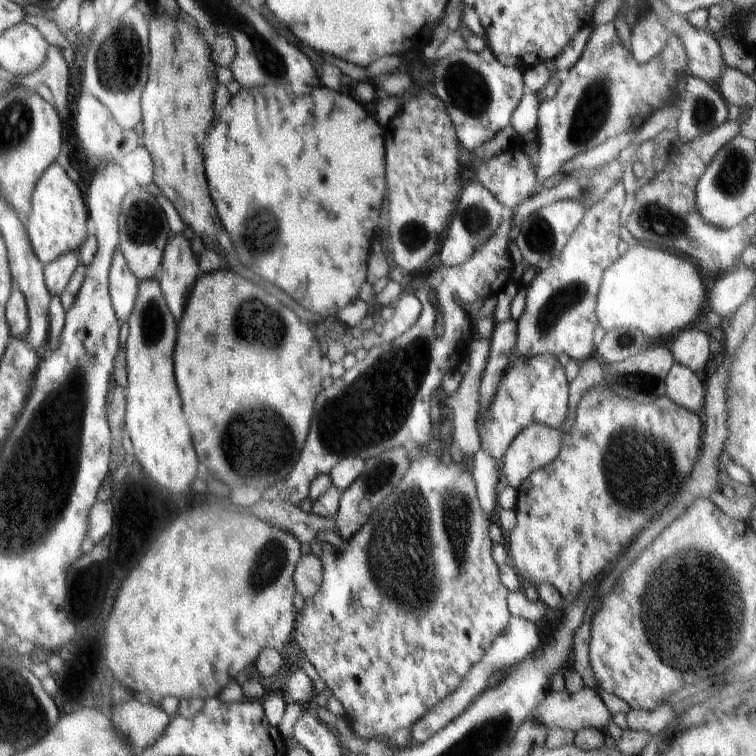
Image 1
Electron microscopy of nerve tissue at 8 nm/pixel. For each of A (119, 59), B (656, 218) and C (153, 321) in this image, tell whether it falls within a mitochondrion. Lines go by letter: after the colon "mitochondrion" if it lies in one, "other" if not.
A: mitochondrion
B: mitochondrion
C: mitochondrion

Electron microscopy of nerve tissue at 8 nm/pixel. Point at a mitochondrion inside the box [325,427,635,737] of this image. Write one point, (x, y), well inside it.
(410, 538)

